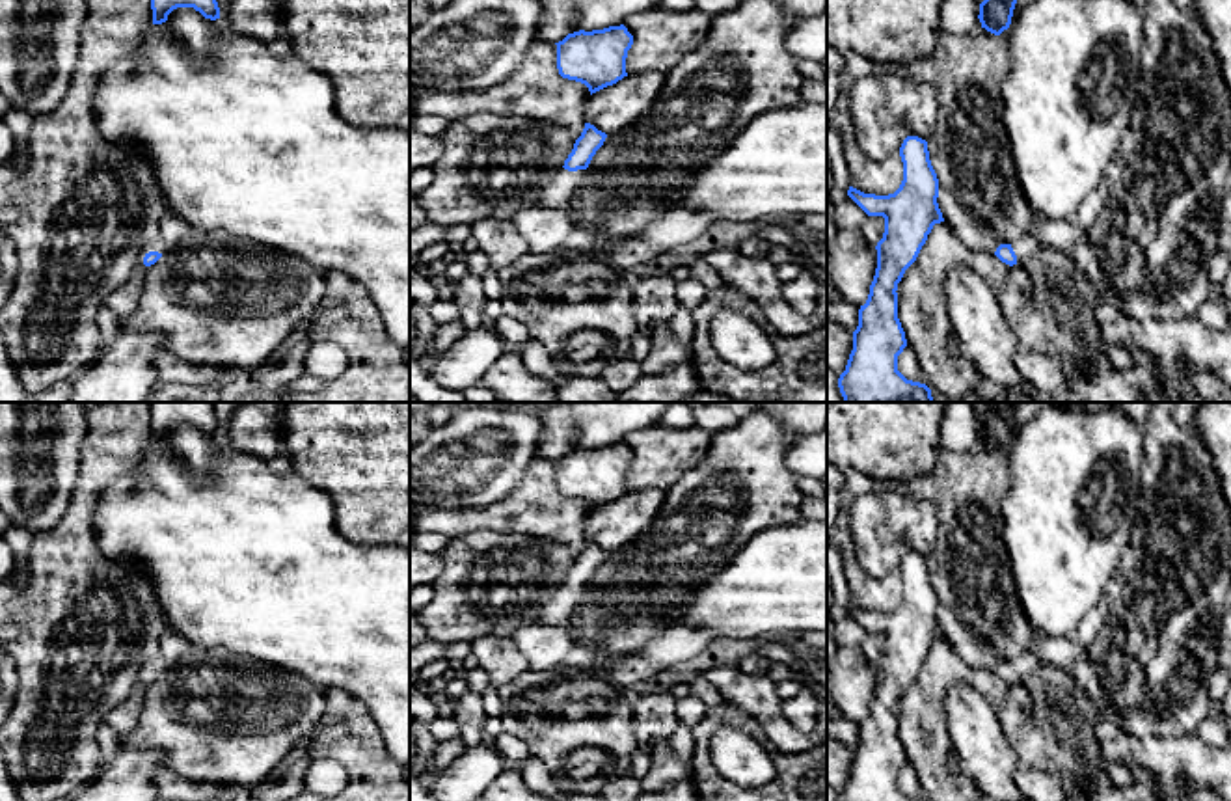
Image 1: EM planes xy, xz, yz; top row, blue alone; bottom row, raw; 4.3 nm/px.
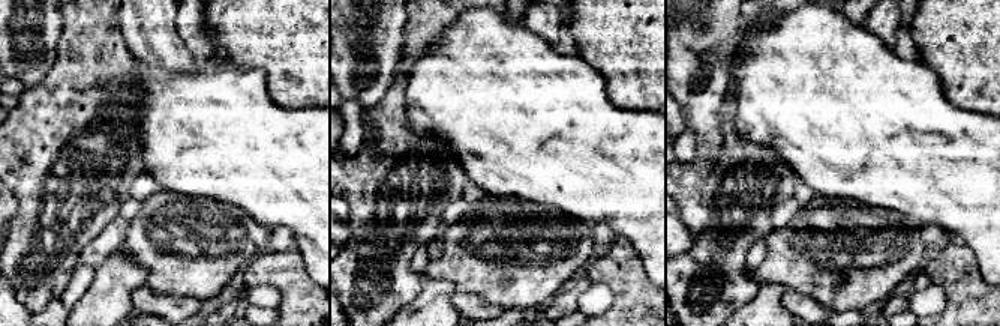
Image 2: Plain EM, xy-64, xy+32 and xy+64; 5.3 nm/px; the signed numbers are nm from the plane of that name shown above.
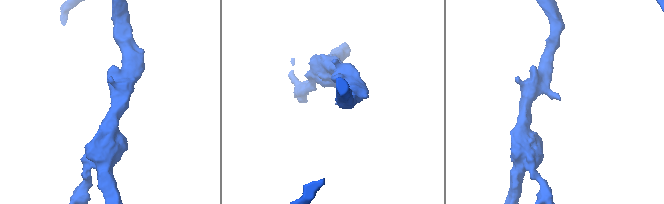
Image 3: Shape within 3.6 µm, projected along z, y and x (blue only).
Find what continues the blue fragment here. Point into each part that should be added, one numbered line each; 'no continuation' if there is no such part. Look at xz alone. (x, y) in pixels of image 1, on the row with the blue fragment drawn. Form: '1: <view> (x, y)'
1: xz (557, 194)

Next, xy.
1: xy (159, 244)

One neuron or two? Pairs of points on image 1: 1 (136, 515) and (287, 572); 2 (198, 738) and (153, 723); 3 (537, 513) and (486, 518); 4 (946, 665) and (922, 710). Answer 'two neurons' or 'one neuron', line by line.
1: one neuron
2: one neuron
3: one neuron
4: one neuron

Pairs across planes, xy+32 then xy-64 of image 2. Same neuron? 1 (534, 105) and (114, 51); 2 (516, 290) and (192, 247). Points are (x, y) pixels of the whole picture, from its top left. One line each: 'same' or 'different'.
1: different
2: same

